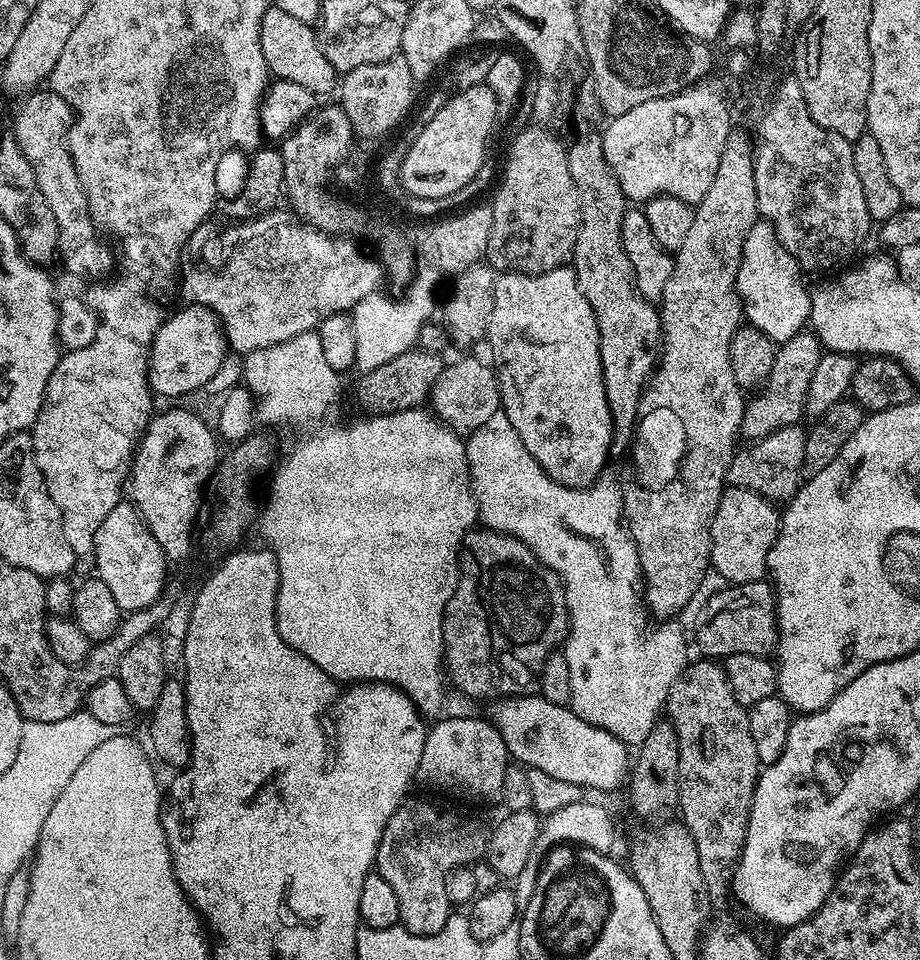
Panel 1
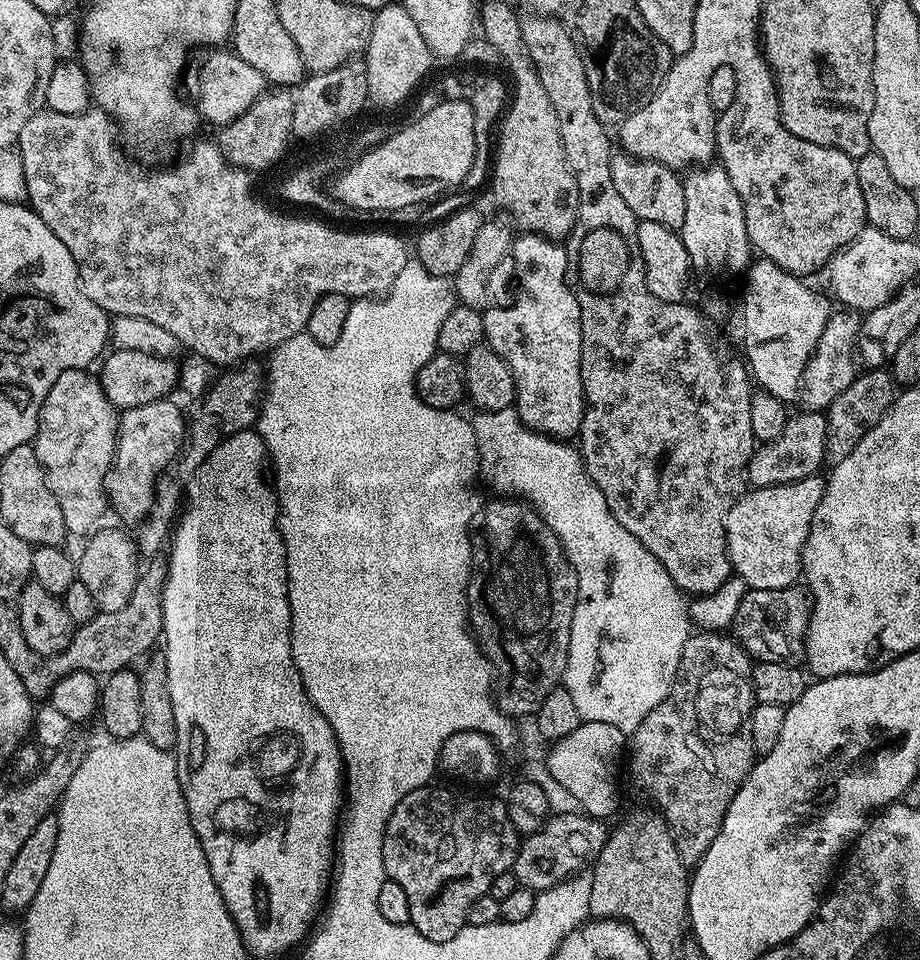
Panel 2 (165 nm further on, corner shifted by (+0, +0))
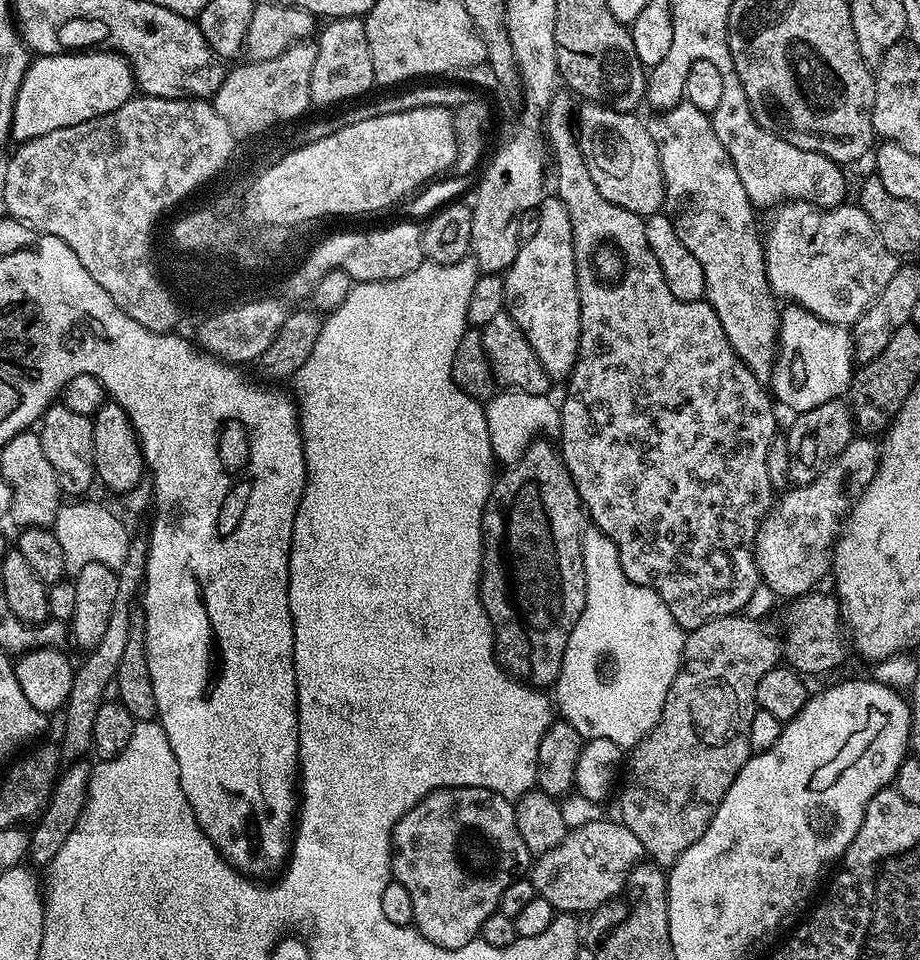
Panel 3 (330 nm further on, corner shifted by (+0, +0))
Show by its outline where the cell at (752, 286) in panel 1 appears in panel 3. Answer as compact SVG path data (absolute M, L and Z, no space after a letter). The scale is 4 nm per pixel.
M788 306L785 309L780 312L780 328L776 334L771 395L779 403L781 400L786 407L793 408L796 414L814 410L814 406L822 406L822 402L841 399L854 375L851 331L843 324L826 322L804 308Z

